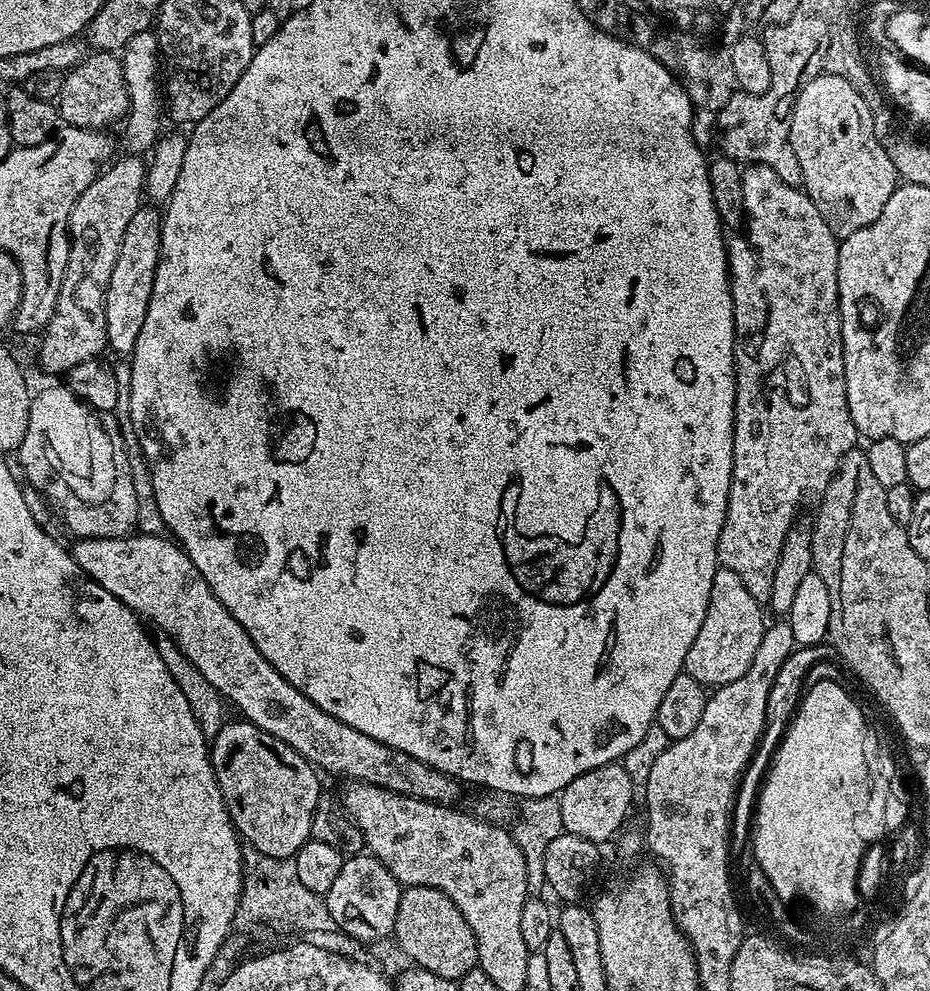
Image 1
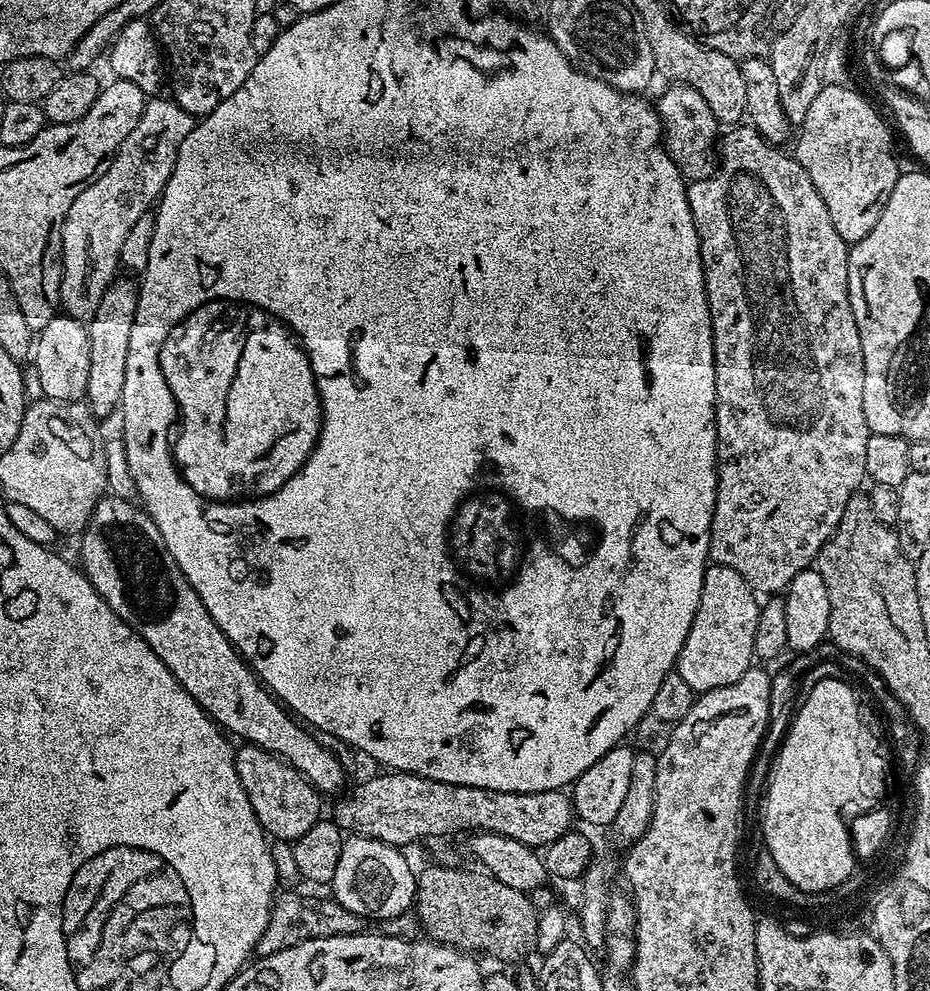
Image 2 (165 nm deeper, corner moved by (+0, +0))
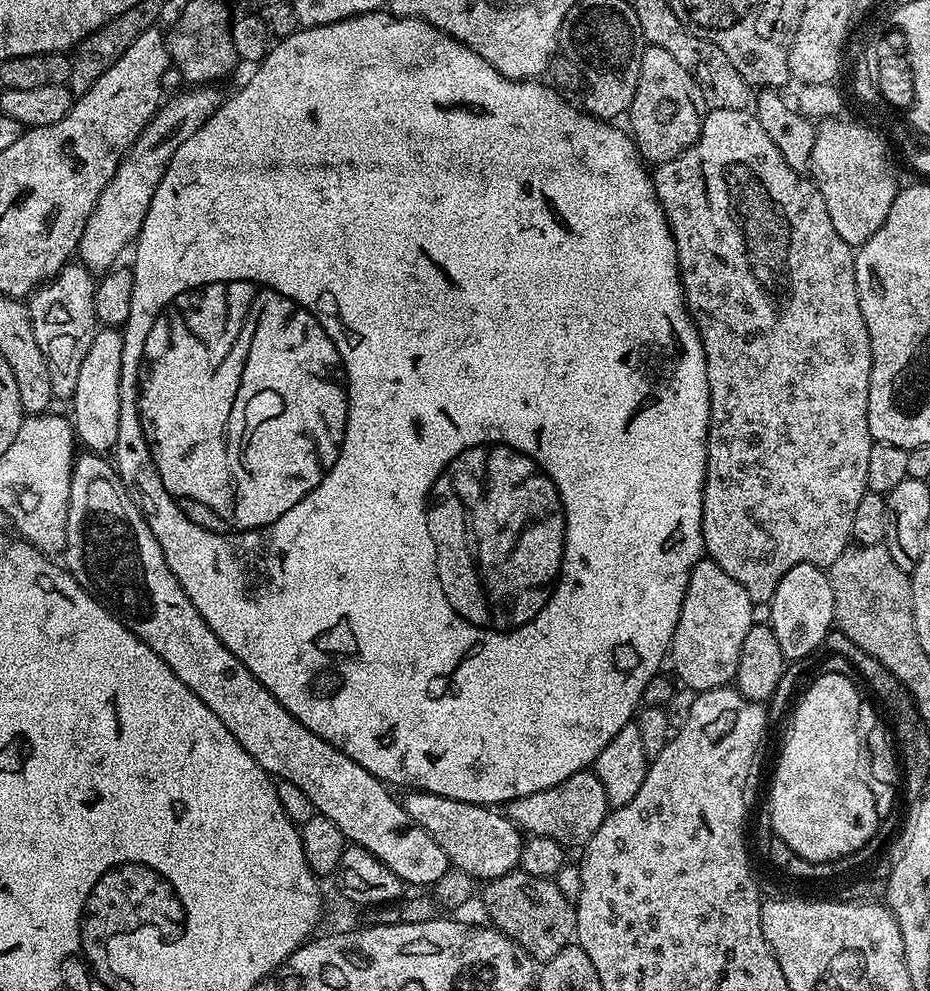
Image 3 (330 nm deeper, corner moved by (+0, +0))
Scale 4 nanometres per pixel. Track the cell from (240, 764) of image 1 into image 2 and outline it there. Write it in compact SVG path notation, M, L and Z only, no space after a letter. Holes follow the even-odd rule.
M250 743L240 747L244 748L237 747L234 752L238 778L265 833L276 842L295 842L302 838L302 834L321 819L321 793L293 764L288 764L274 753Z

